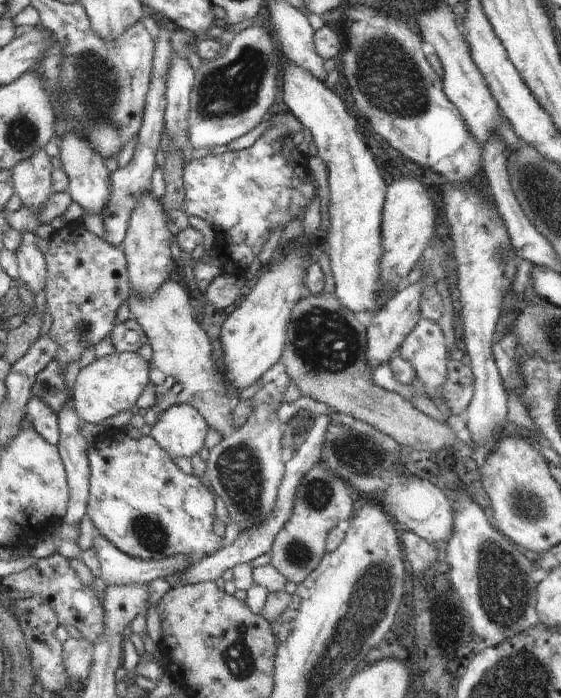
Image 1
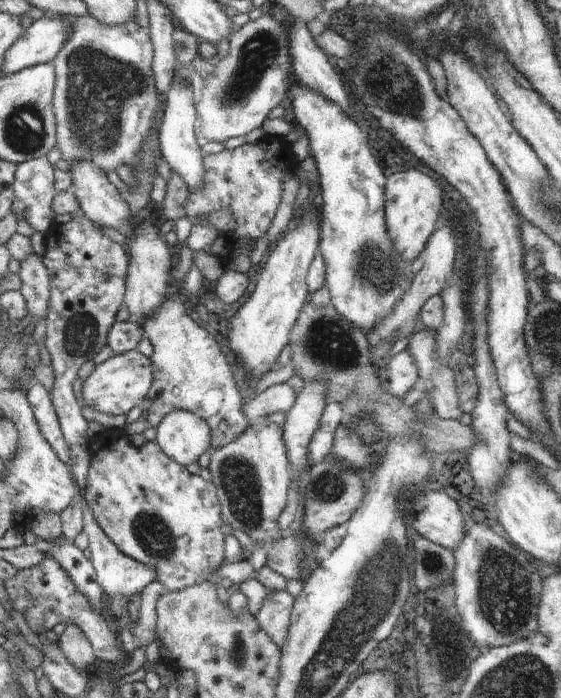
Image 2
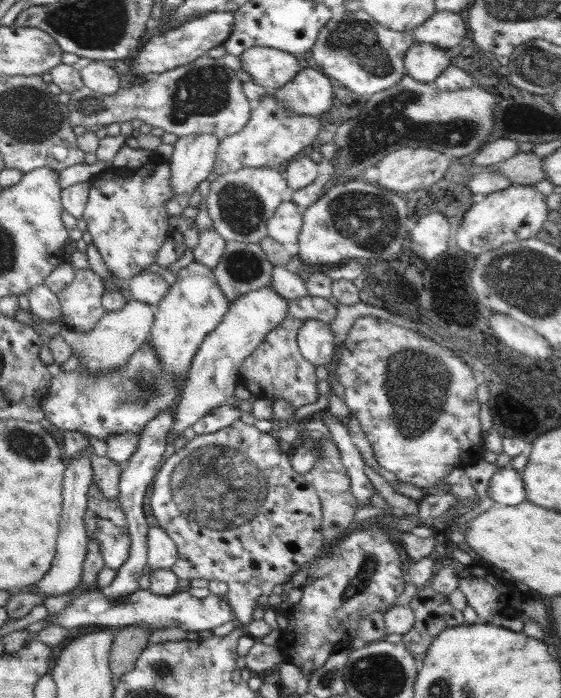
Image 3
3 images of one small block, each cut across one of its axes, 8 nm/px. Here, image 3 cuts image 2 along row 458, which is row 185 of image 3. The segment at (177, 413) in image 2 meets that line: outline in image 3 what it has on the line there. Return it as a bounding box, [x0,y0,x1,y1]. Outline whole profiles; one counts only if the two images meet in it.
[168,133,219,197]

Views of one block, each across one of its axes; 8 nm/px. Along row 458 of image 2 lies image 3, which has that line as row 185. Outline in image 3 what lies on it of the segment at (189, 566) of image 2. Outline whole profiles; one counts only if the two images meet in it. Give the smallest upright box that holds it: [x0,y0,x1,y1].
[83,153,173,282]

